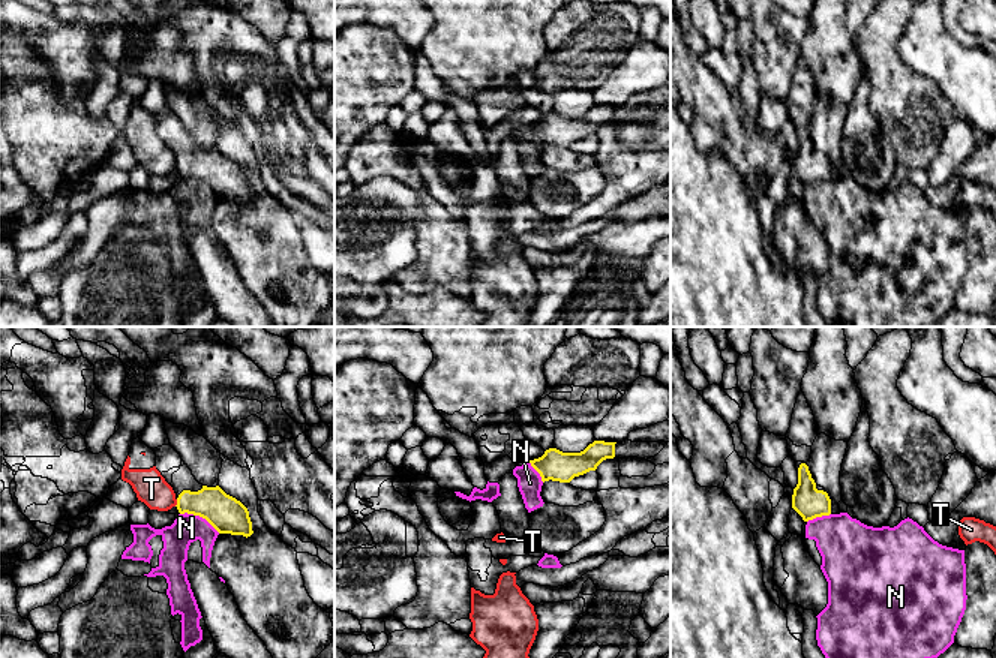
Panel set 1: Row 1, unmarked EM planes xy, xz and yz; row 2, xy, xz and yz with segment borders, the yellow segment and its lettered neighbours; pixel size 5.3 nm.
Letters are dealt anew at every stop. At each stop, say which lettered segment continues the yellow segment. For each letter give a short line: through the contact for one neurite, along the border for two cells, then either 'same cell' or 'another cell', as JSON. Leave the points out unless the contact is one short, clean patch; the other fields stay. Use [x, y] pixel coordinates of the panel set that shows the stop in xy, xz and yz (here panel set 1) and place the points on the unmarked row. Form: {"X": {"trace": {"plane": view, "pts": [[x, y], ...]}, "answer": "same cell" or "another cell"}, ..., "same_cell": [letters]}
{"N": {"trace": {"plane": "xy", "pts": [[180, 177], [198, 179], [219, 197]]}, "answer": "another cell"}, "T": {"trace": {"plane": "xy", "pts": [[177, 164], [174, 170]]}, "answer": "another cell"}, "same_cell": []}

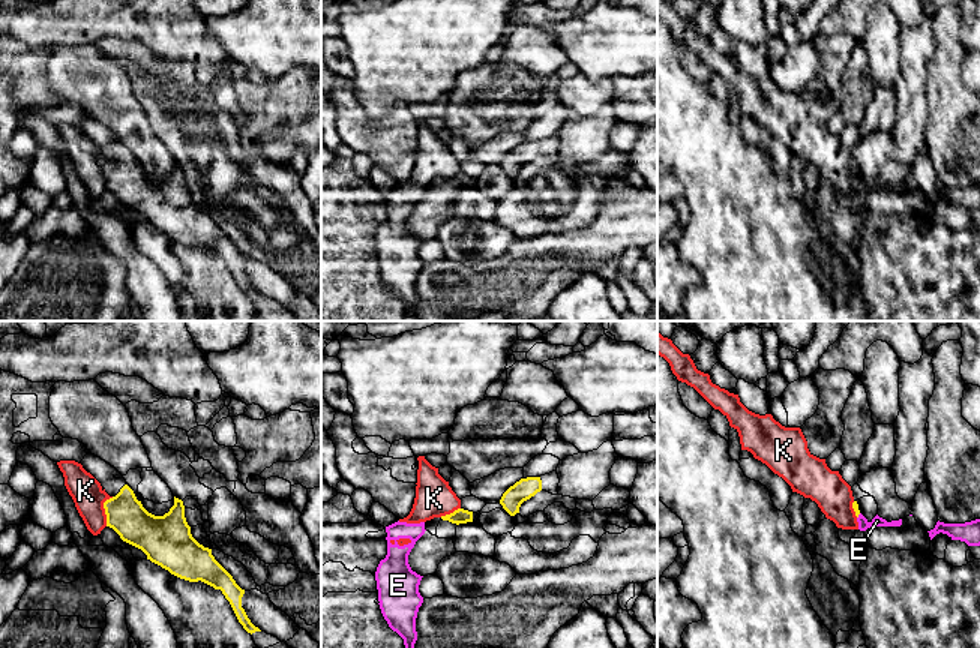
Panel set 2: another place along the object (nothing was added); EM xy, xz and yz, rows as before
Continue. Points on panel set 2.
{"E": {"trace": {"plane": "yz", "pts": [[860, 177], [857, 182]]}, "answer": "another cell"}, "K": {"trace": {"plane": "xy", "pts": [[113, 161], [104, 167], [107, 189]]}, "answer": "another cell"}, "same_cell": []}

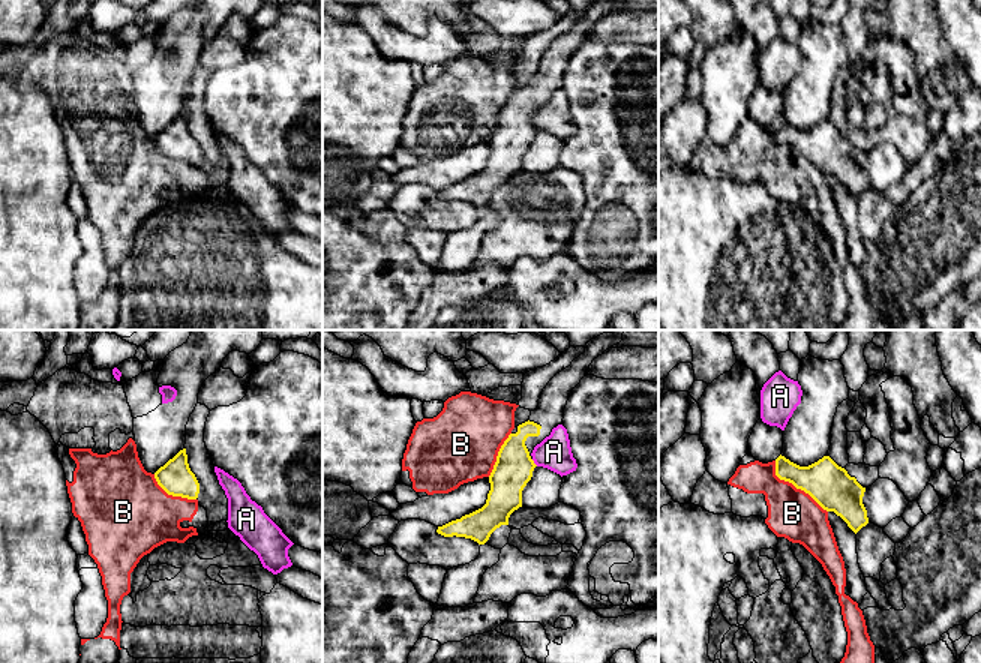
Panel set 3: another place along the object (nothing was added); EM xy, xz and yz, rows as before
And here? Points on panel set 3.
{"A": {"trace": {"plane": "xz", "pts": [[531, 123], [537, 129]]}, "answer": "another cell"}, "B": {"answer": "another cell"}, "same_cell": []}

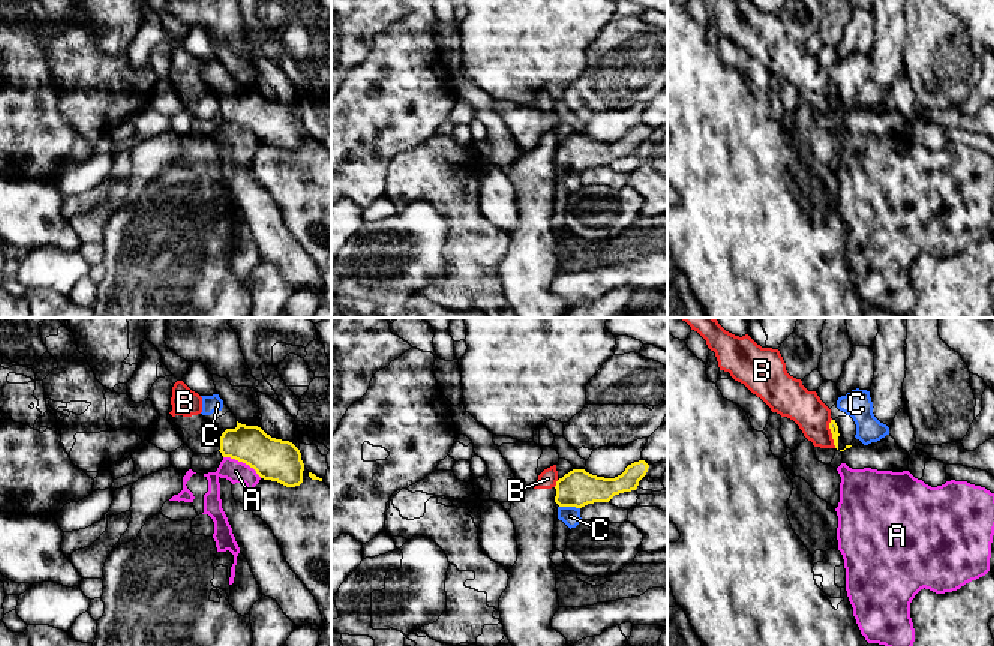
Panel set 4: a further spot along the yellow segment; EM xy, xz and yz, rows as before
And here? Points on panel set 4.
{"A": {"trace": {"plane": "xy", "pts": [[224, 120], [248, 128], [261, 141]]}, "answer": "another cell"}, "B": {"trace": {"plane": "yz", "pts": [[831, 83], [829, 93], [835, 111]]}, "answer": "another cell"}, "C": {"answer": "same cell"}, "same_cell": ["C"]}

